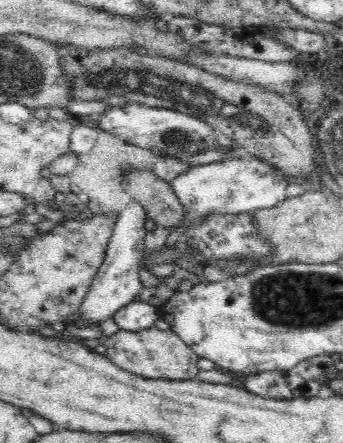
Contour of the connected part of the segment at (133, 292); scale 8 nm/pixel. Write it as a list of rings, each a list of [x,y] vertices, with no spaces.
[[[132,199],[119,214],[113,236],[107,247],[105,260],[94,278],[94,283],[90,285],[84,302],[79,307],[80,319],[92,322],[92,325],[113,317],[117,310],[134,301],[145,287],[142,285],[140,264],[145,251],[145,237],[148,235],[145,228],[145,222],[148,220],[147,213],[142,204]]]

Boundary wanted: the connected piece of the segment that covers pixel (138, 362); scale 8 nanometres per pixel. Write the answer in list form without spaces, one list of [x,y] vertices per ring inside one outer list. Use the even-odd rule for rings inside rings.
[[[155,326],[138,332],[119,329],[109,338],[102,336],[97,343],[108,349],[106,355],[116,366],[144,378],[190,380],[197,378],[199,372],[199,356],[171,330],[159,330]]]

